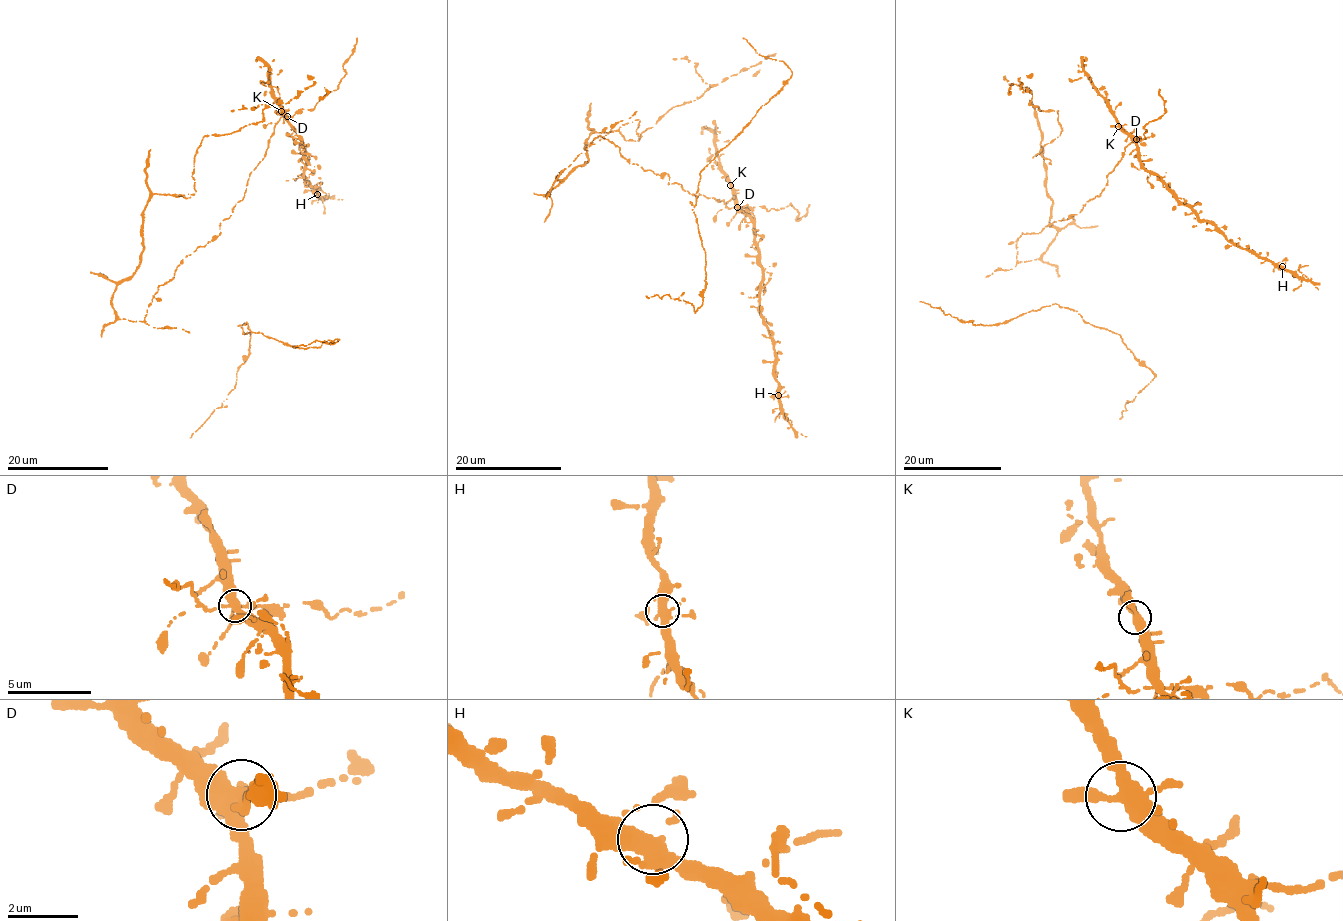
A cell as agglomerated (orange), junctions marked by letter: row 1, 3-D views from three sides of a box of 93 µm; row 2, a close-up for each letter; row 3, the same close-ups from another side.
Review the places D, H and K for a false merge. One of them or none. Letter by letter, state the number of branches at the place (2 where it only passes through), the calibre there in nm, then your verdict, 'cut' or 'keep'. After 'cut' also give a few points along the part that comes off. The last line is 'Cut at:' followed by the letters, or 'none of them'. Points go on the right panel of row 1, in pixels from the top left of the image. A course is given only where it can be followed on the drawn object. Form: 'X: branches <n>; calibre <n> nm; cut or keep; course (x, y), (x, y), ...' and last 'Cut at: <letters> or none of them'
D: branches 5; calibre 400 nm; keep
H: branches 5; calibre 320 nm; keep
K: branches 5; calibre 360 nm; keep
Cut at: none of them

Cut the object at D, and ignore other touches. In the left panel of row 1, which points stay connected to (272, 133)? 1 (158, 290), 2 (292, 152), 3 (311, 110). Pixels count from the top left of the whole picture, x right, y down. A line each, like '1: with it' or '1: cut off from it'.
1: with it
2: cut off from it
3: with it

